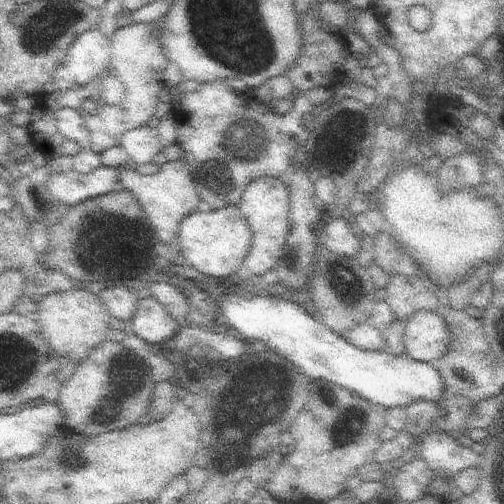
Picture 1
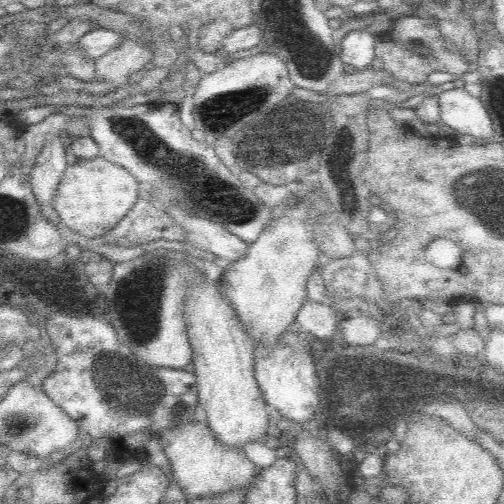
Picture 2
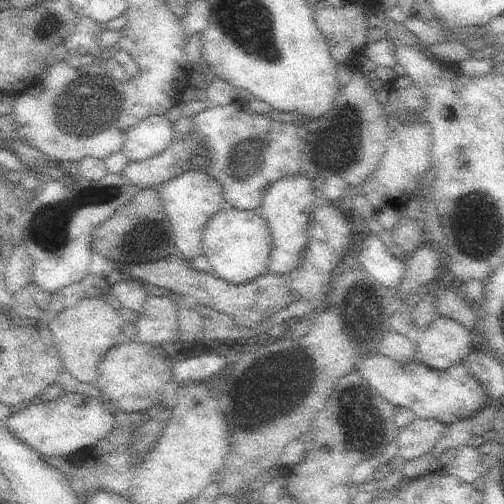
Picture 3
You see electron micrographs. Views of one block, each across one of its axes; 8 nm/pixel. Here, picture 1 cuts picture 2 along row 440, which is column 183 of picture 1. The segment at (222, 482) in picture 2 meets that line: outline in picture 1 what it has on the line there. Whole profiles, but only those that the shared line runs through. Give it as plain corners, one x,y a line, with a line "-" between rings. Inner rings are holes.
187,160
167,162
161,166
161,170
157,174
151,174
151,176
149,174
143,176
131,168
123,168
119,172
119,180
125,190
131,190
131,194
135,194
137,202
141,204
147,220
151,222
151,226
157,232
161,242
171,244
173,240
177,240
179,238
179,222
185,216
189,216
197,210
203,210
203,200
199,196
199,190
197,190
197,184
193,180

